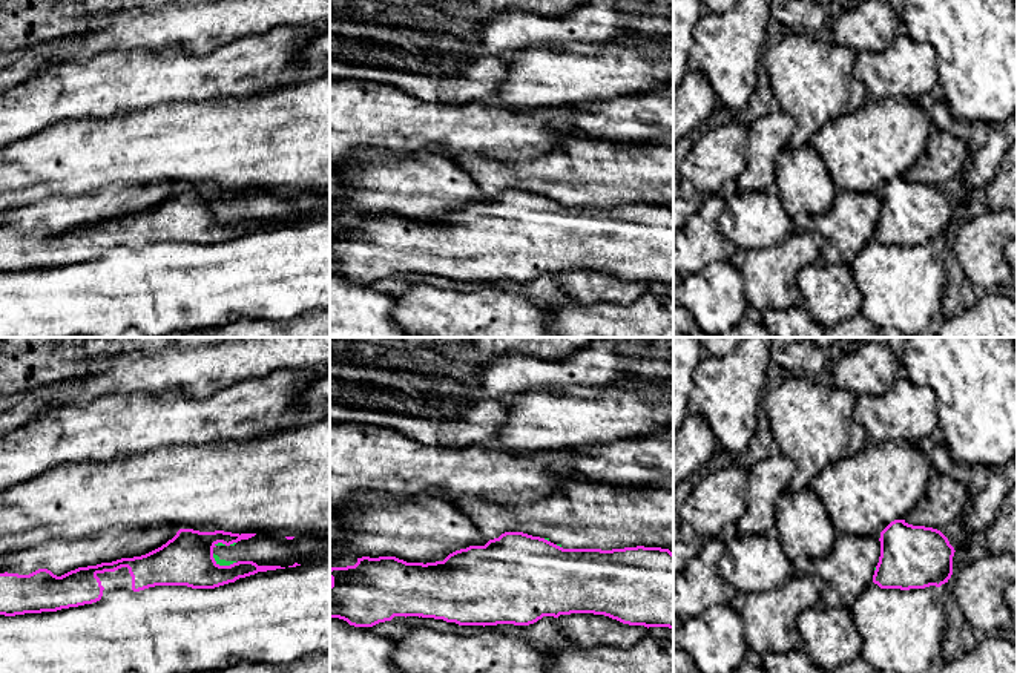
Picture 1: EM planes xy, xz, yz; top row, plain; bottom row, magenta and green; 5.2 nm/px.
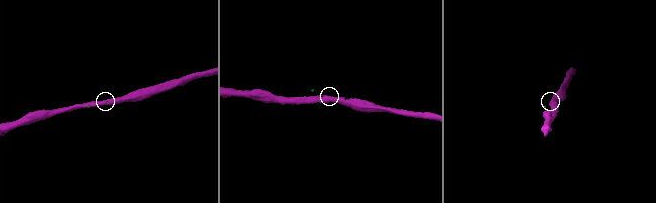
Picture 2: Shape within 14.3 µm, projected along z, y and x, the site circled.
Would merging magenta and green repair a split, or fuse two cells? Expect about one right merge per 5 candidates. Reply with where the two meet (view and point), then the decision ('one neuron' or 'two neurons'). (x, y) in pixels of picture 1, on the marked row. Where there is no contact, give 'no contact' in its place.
xy (223, 566) | two neurons

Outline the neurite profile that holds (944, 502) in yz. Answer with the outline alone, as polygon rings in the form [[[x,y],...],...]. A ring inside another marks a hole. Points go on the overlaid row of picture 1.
[[[934,472],[925,495],[903,520],[913,526],[942,530],[948,523],[962,518],[969,500],[968,489],[960,481]]]

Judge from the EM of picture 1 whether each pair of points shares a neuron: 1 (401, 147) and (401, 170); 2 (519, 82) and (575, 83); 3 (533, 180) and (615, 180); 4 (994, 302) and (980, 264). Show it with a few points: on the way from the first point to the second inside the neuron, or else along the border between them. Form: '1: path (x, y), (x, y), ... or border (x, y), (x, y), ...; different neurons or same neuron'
1: border (365, 149), (391, 158), (436, 154); different neurons
2: path (533, 82), (562, 82); same neuron
3: path (552, 180), (595, 180); same neuron
4: border (996, 288), (987, 292); different neurons

